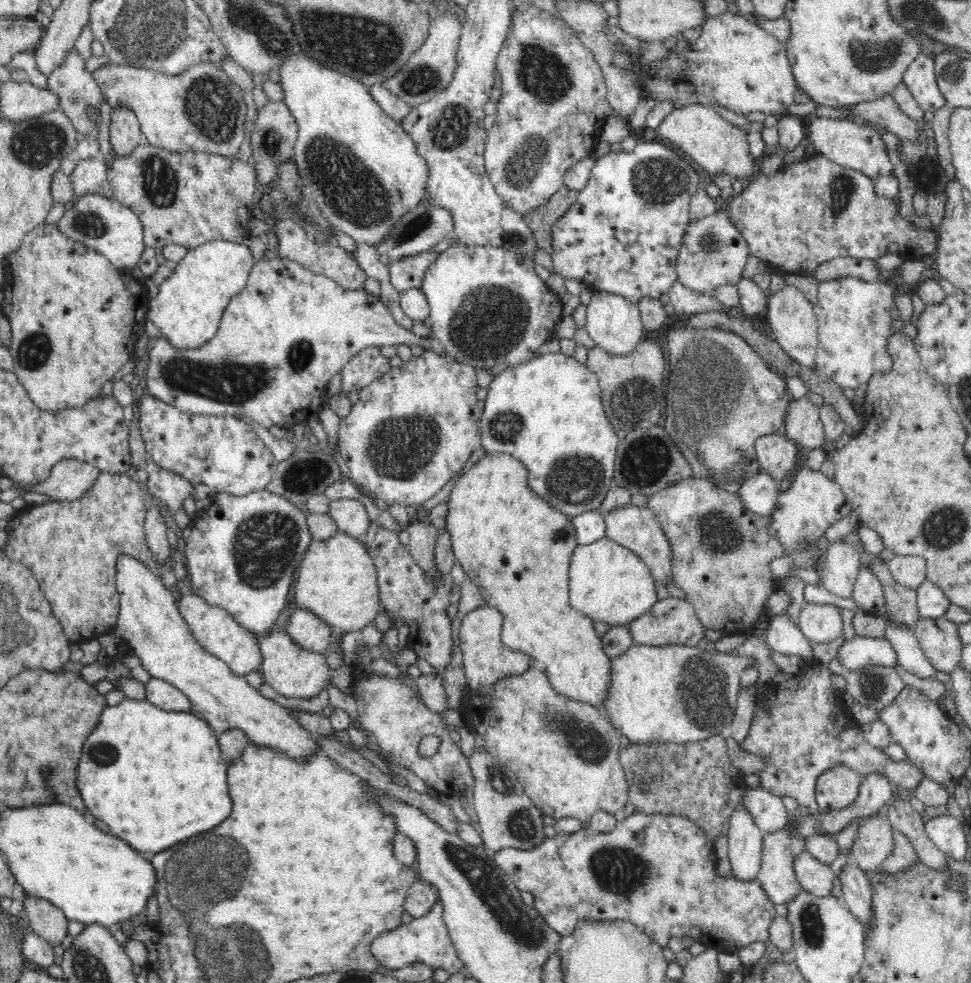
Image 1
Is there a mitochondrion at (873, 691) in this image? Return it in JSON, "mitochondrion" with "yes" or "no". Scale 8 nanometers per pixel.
{"mitochondrion":"yes"}

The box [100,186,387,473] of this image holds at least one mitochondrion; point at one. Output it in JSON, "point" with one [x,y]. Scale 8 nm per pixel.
{"point":[229,383]}

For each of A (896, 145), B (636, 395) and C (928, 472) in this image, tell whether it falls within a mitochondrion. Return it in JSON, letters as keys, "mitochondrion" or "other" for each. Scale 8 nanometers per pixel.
{"A":"other","B":"mitochondrion","C":"other"}

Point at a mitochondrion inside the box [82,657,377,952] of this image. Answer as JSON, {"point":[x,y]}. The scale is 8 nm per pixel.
{"point":[104,754]}

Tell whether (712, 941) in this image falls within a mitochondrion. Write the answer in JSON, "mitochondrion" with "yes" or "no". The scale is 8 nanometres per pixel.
{"mitochondrion":"no"}

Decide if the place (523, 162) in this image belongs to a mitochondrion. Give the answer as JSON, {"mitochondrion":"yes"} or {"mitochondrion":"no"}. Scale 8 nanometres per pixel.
{"mitochondrion":"yes"}

